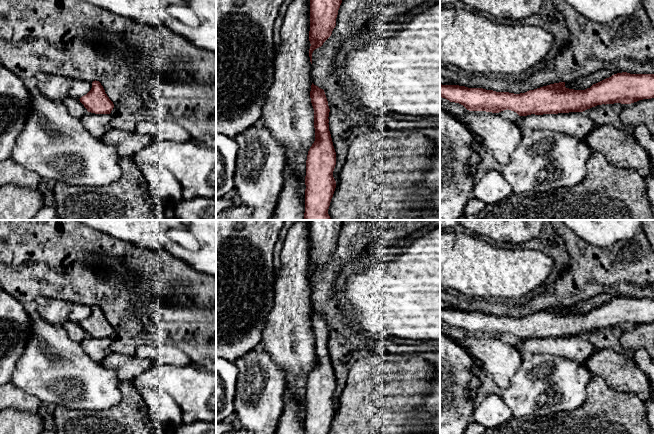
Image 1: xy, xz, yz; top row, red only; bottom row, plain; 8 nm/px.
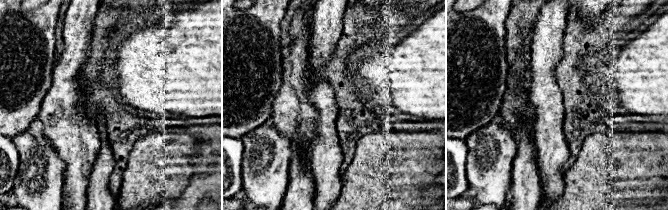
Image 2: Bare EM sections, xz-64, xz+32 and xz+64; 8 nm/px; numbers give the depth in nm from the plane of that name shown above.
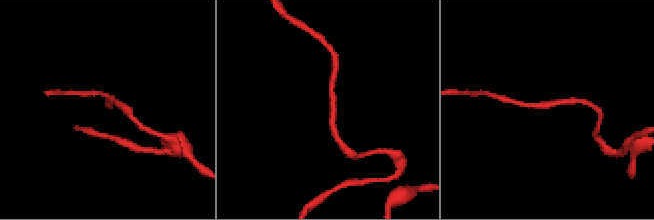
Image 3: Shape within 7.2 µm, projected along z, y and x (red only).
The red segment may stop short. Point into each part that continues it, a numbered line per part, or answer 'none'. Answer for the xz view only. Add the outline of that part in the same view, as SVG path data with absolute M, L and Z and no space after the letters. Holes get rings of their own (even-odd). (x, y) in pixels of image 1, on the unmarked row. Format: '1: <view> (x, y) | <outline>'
1: xz (288, 338) | M295 220L285 237L280 253L281 268L274 286L274 306L263 328L261 348L281 368L292 398L305 403L306 384L315 365L314 333L310 315L312 288L309 281L310 221Z

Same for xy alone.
1: xy (55, 311) | M37 297L37 314L52 324L63 324L67 321L80 323L92 312L92 306L72 303L69 301Z

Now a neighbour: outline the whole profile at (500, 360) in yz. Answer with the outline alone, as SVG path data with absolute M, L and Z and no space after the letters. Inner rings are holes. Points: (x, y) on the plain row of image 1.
M468 334L464 341L457 343L473 360L482 363L485 373L492 376L500 389L509 387L523 359L516 347L502 342L498 337L486 335Z

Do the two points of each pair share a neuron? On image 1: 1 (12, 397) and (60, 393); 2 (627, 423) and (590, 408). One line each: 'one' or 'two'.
1: two
2: one

